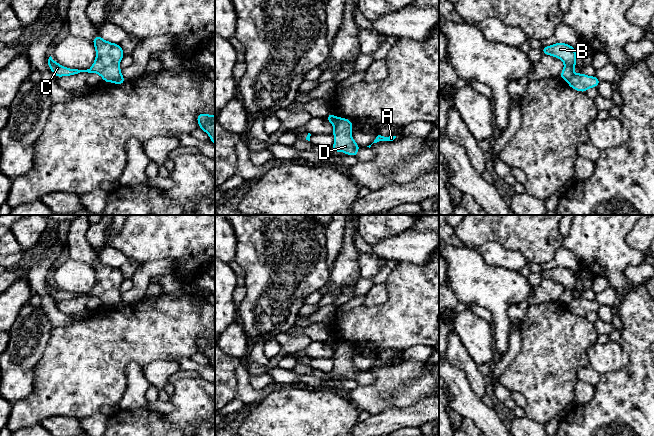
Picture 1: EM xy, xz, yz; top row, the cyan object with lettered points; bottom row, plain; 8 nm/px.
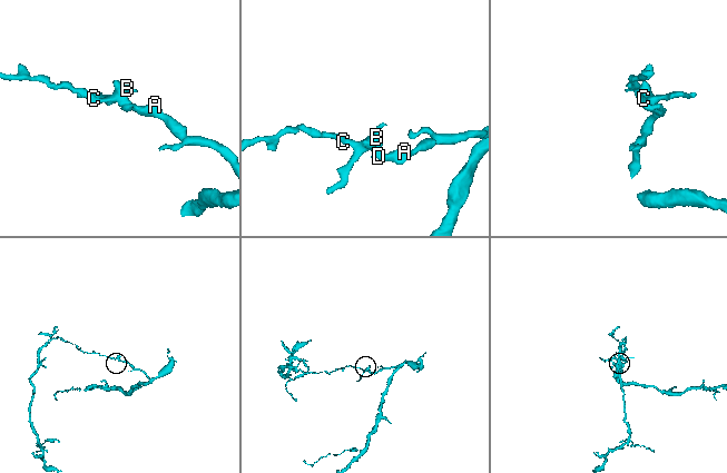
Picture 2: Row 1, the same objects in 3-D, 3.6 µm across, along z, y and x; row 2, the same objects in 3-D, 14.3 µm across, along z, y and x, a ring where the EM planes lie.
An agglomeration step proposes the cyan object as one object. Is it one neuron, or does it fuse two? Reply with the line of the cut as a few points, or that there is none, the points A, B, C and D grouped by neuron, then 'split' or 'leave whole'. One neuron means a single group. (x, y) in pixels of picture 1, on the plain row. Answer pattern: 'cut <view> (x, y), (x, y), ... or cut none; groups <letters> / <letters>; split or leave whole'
cut xz (344, 342), (333, 349); groups A D / B C; split

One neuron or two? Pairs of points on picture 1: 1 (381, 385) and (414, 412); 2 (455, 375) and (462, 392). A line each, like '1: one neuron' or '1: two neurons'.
1: two neurons
2: one neuron

